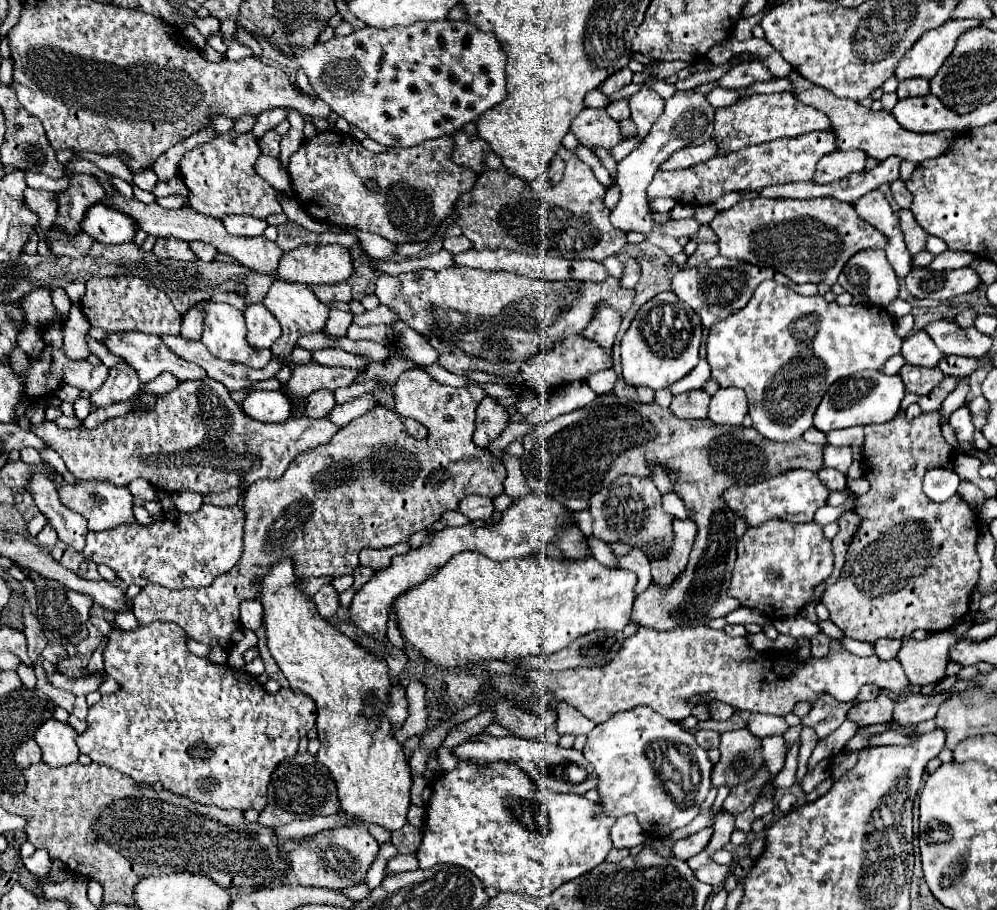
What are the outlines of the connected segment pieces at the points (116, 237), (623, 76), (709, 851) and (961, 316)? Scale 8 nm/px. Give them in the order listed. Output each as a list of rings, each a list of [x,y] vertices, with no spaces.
[[[95,204],[89,208],[87,218],[83,222],[83,230],[103,244],[125,244],[133,242],[139,224],[115,208],[107,204]]]
[[[621,68],[621,70],[615,72],[613,76],[609,76],[609,78],[599,86],[599,90],[601,90],[605,96],[609,96],[609,94],[621,90],[623,86],[631,84],[631,78],[633,78],[633,72],[631,72],[629,68]]]
[[[721,812],[719,816],[715,816],[715,822],[713,822],[713,836],[711,836],[711,842],[707,844],[707,848],[703,852],[699,852],[697,856],[693,856],[691,860],[687,860],[687,864],[693,868],[693,870],[699,870],[701,864],[709,864],[711,862],[711,856],[721,850],[725,844],[729,844],[729,836],[735,828],[735,816],[731,816],[729,812]]]
[[[965,308],[963,312],[959,312],[959,314],[955,316],[955,322],[957,322],[959,326],[963,326],[963,328],[969,328],[969,326],[975,324],[975,316],[977,316],[977,312],[975,312],[973,308]]]

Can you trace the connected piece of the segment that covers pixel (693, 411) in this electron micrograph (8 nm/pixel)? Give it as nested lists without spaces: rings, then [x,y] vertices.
[[[699,388],[673,396],[669,408],[677,418],[707,418],[709,400],[711,396]]]

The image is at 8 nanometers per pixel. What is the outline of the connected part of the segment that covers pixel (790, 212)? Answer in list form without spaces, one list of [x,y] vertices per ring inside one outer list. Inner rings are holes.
[[[753,198],[743,200],[735,204],[729,210],[719,212],[711,220],[711,230],[719,238],[719,254],[725,258],[737,258],[749,264],[769,266],[777,272],[783,272],[793,282],[825,282],[833,286],[837,282],[839,272],[843,270],[845,262],[855,256],[855,252],[861,252],[863,248],[885,248],[887,238],[871,224],[867,224],[863,218],[857,216],[853,204],[835,200],[835,198],[805,198],[805,200],[793,200],[793,198]]]

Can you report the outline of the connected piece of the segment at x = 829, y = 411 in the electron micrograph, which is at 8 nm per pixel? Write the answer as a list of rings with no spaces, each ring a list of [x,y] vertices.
[[[879,370],[855,372],[853,376],[837,380],[827,390],[827,394],[823,396],[813,416],[813,426],[821,432],[829,432],[835,428],[849,428],[849,426],[871,424],[871,422],[877,422],[877,424],[889,422],[897,414],[903,396],[905,396],[905,388],[903,388],[899,374],[887,376]]]

